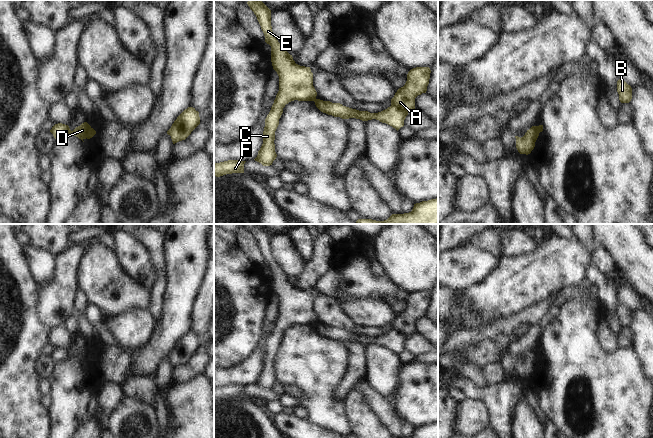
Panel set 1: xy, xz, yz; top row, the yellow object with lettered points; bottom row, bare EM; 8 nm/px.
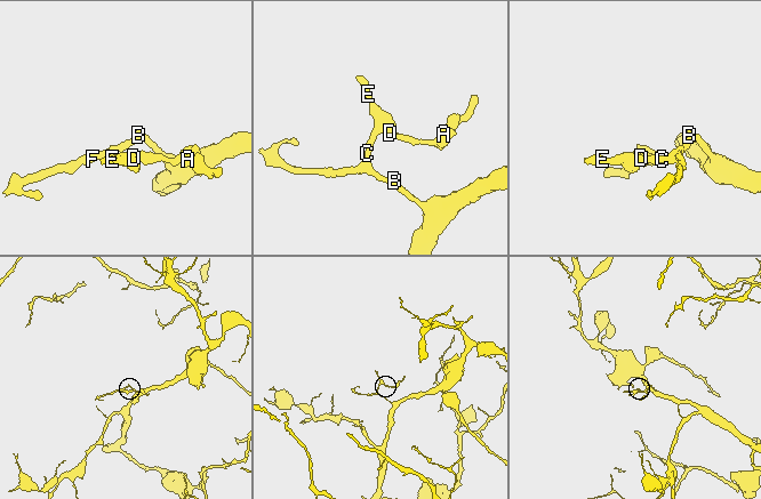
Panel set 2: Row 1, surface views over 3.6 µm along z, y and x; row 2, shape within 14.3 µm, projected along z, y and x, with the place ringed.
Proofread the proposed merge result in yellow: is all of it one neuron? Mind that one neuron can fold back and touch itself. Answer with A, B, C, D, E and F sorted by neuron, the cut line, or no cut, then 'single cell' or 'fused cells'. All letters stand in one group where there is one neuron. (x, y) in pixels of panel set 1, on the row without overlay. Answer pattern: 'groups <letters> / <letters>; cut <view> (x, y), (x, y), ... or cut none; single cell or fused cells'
groups A / B C D E F; cut xy (90, 352), (92, 360); fused cells

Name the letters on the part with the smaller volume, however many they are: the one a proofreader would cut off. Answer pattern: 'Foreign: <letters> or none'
Foreign: A.

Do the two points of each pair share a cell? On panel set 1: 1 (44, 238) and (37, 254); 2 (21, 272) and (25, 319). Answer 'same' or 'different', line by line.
1: different
2: same

